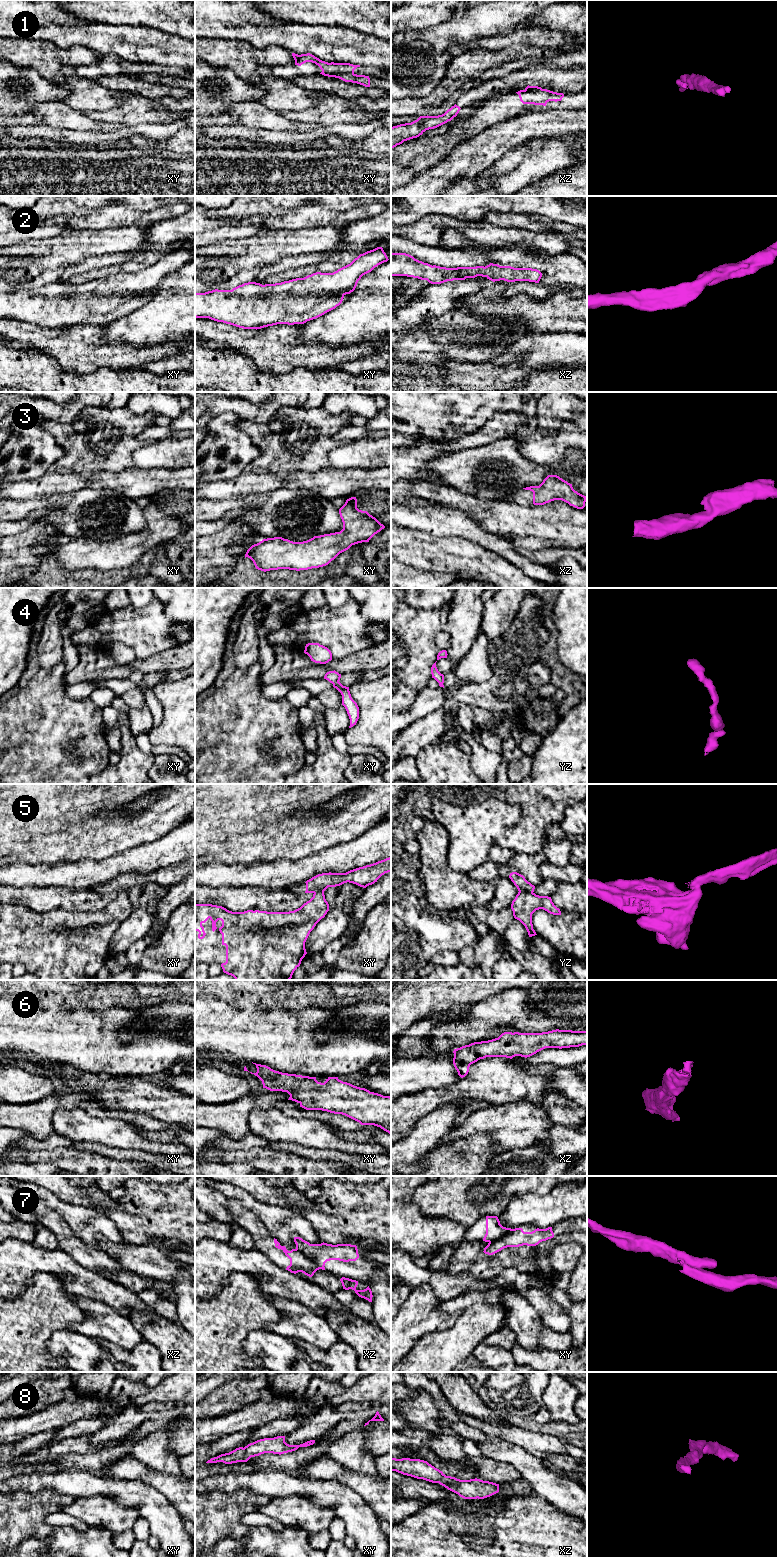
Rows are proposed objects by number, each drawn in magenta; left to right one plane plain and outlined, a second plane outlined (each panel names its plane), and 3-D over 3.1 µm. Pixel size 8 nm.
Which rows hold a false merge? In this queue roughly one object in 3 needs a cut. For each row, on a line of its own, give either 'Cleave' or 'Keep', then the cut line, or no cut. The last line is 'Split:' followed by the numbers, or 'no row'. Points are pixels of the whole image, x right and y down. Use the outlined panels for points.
1: Cleave. Split along xy (322, 70), (328, 73), (353, 73)
2: Keep. No split
3: Keep. No split
4: Keep. No split
5: Cleave. Split along yz (519, 891), (532, 893)
6: Keep. No split
7: Cleave. Split along xz (296, 1248), (323, 1266)
8: Keep. No split
Split: 1, 5, 7

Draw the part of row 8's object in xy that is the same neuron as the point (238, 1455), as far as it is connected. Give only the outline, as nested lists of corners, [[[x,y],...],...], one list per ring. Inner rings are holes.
[[[277,1436],[274,1438],[264,1438],[257,1440],[247,1446],[236,1448],[235,1450],[221,1454],[211,1458],[206,1463],[223,1462],[232,1464],[237,1462],[247,1462],[251,1457],[259,1456],[264,1453],[284,1454],[297,1450],[299,1447],[307,1447],[313,1445],[315,1440],[307,1441],[300,1445],[289,1445],[285,1442],[285,1436]]]

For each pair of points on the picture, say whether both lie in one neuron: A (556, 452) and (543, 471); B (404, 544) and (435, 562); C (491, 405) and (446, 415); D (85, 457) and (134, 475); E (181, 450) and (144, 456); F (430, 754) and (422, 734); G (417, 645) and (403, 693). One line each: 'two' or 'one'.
A: two
B: one
C: one
D: two
E: one
F: two
G: one

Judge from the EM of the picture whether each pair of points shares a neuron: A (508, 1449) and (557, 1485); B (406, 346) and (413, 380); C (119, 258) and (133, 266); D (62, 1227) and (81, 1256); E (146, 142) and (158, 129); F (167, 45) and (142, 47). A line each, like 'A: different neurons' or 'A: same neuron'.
A: same neuron
B: different neurons
C: different neurons
D: same neuron
E: different neurons
F: same neuron

